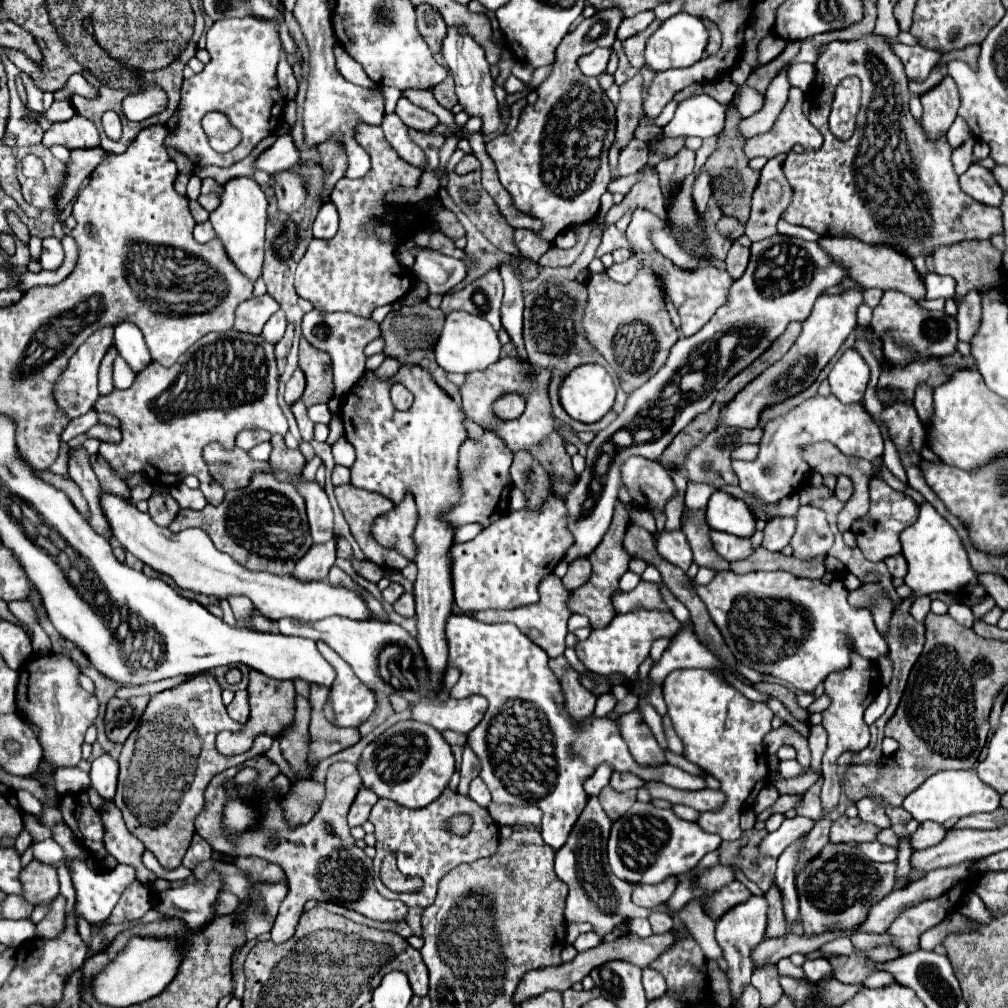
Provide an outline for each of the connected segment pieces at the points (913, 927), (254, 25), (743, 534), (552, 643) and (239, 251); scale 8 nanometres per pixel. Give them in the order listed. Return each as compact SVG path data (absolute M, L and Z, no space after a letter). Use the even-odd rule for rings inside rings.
M961 880L961 882L957 882L947 894L943 894L941 898L933 898L933 900L925 900L925 902L921 902L921 904L917 904L917 906L913 906L913 908L907 908L907 910L903 910L895 920L893 920L893 924L887 928L887 932L883 932L883 934L871 934L871 932L853 932L851 934L851 942L853 942L853 946L855 948L859 948L859 950L869 950L869 948L875 948L875 946L883 946L883 944L893 944L893 946L897 946L903 954L909 954L909 952L915 952L915 950L919 950L919 938L921 938L921 934L925 932L925 930L929 930L929 928L933 928L933 926L937 926L945 916L947 916L947 912L951 910L951 908L955 908L955 904L957 904L957 900L963 896L963 892L967 890L967 880Z
M249 18L249 20L219 20L211 26L211 30L207 32L207 52L211 54L211 62L205 66L205 70L201 74L195 74L193 78L183 82L181 88L181 118L179 118L179 126L175 136L169 136L169 144L173 144L177 150L181 150L183 154L189 156L189 160L195 166L231 166L243 158L247 158L251 154L251 150L269 134L275 132L275 126L281 120L283 114L283 106L285 100L279 96L279 88L277 88L277 62L279 62L279 52L281 52L281 40L279 40L279 26L273 20L263 20L263 18ZM207 112L225 112L231 120L233 126L237 126L243 132L243 140L239 142L239 146L235 146L231 152L219 154L209 146L209 138L205 136L203 128L201 128L201 118Z
M715 492L709 498L705 518L713 530L739 538L751 538L755 532L755 516L749 506L727 492Z
M555 574L547 576L541 586L539 586L539 596L541 600L537 604L529 604L529 606L521 606L515 610L485 610L485 612L477 612L475 618L481 622L511 622L515 624L531 642L535 642L539 648L543 648L547 652L549 658L561 656L565 652L565 636L567 636L567 622L571 618L571 610L567 606L571 590L567 590L561 582L561 578L557 578Z
M233 178L225 184L225 192L221 194L221 206L211 212L211 224L215 228L217 238L221 240L229 260L255 282L261 276L263 268L263 244L265 244L265 224L267 224L267 198L259 184L253 178Z

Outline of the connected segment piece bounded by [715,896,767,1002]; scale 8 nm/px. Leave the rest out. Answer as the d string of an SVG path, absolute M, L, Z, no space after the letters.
M751 896L747 902L737 904L735 908L731 908L727 914L723 914L717 920L717 930L715 930L715 938L723 950L723 958L727 960L727 978L729 978L729 990L731 990L731 998L733 1002L741 996L743 986L749 984L751 974L753 974L753 962L749 958L751 950L763 940L765 936L765 928L767 928L767 900L761 896Z

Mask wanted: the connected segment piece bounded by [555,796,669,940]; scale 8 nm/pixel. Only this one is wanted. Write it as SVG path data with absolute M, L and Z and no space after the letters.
M591 796L585 810L581 812L577 824L573 826L567 844L555 856L555 872L569 886L569 898L564 917L567 922L589 922L597 936L603 940L617 924L633 918L647 918L651 912L669 912L667 906L659 906L653 910L639 908L631 902L633 886L629 882L619 880L609 864L607 864L607 836L611 830L611 820L603 812L597 796Z

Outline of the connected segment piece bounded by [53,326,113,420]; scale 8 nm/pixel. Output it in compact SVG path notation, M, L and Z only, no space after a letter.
M105 326L99 332L95 332L93 336L89 336L87 344L79 346L75 356L71 356L71 360L67 364L67 370L59 376L59 380L55 384L53 396L59 402L59 408L67 414L69 420L87 414L93 408L95 400L99 398L99 392L97 392L97 372L99 372L99 364L101 364L105 352L107 352L107 348L111 344L113 344L113 328Z

